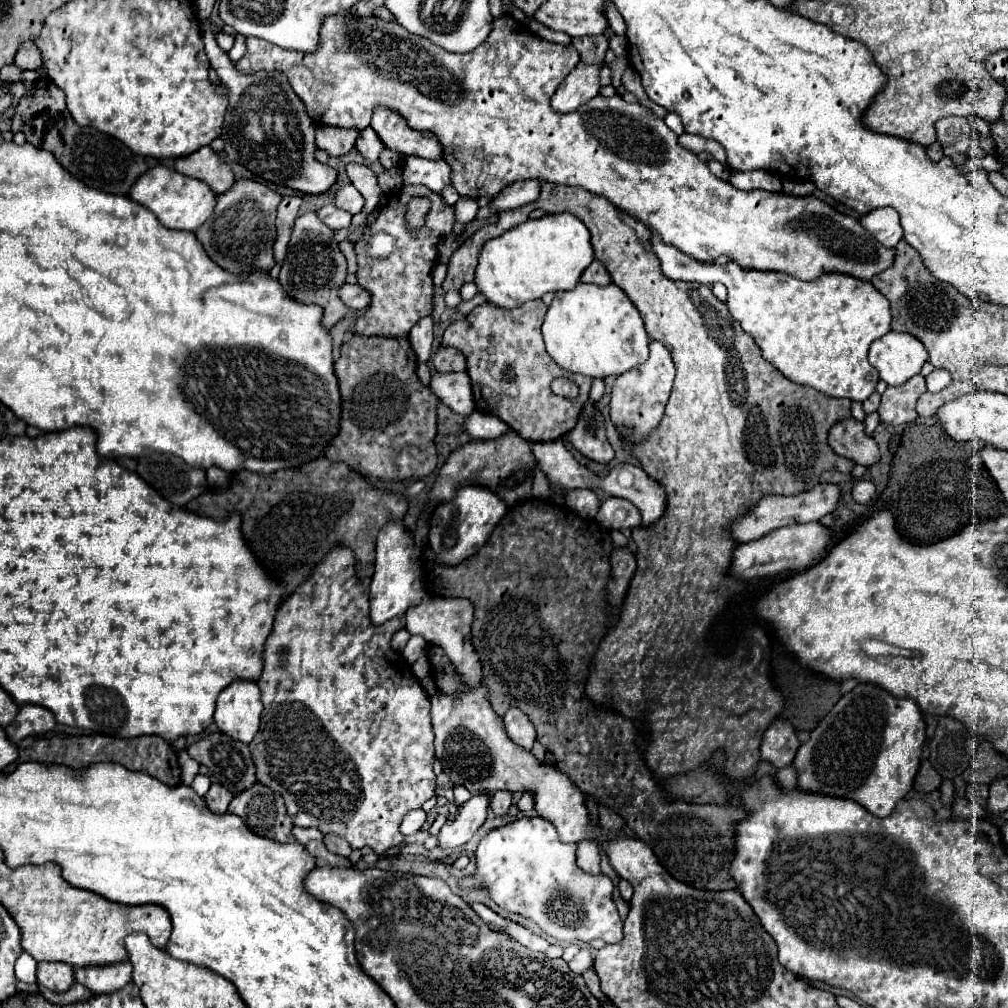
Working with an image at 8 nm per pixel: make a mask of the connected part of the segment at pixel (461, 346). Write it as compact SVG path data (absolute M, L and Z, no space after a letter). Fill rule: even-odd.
M540 299L528 301L516 309L500 309L484 303L474 307L464 319L450 323L442 337L442 347L456 347L466 357L476 409L502 419L522 439L532 443L554 441L572 431L592 383L590 377L564 371L546 353L540 333L546 309L548 307ZM510 371L514 373L512 379L508 377ZM558 377L568 377L578 383L578 399L564 399L552 393L550 385Z

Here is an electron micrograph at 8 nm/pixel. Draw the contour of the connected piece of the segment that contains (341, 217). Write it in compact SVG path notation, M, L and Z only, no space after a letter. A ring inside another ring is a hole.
M324 205L316 215L322 219L322 223L332 227L334 231L348 227L350 219L352 219L352 215L348 211L342 211L340 207L334 207L334 205Z

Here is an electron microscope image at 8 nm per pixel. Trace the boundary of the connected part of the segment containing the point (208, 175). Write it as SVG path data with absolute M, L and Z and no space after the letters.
M202 147L184 159L176 159L174 169L208 183L208 187L216 195L220 195L222 191L228 191L236 181L230 165L218 153L214 153L212 147Z

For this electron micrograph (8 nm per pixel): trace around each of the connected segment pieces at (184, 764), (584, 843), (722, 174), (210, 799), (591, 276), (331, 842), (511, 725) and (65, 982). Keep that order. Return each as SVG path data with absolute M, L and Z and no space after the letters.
M182 751L182 753L178 755L178 761L180 761L180 767L182 767L182 783L190 787L192 781L194 781L194 777L196 777L198 771L200 771L200 765L198 765L194 759L190 759L190 755L188 755L186 751Z
M582 839L578 843L578 867L588 871L588 873L600 873L600 855L598 855L598 845L592 839Z
M700 153L698 154L698 158L705 163L708 167L710 167L710 171L716 175L718 178L728 181L730 172L728 169L725 168L724 165L721 163L718 163L718 161L709 158L709 155L707 153Z
M214 783L204 795L204 801L212 813L226 813L228 803L232 801L232 793L226 791L226 787L222 787L220 783Z
M592 261L590 267L582 273L582 281L584 283L598 283L598 285L606 285L610 283L610 275L604 269L604 265L600 261Z
M326 833L324 835L324 845L330 853L336 853L336 855L342 855L342 857L348 857L352 853L352 849L348 847L348 843L340 837L340 835L330 835Z
M508 709L504 715L504 725L506 725L508 737L516 745L520 745L526 751L532 749L532 743L536 739L536 729L520 709Z
M38 963L38 983L56 991L64 993L74 985L74 969L68 963Z

